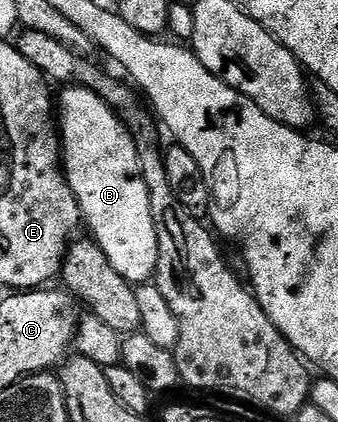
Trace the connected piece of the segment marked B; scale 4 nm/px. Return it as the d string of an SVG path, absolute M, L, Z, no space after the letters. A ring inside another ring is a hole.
M72 84L67 87L68 90L64 95L58 98L58 129L62 139L62 165L64 172L68 176L68 183L74 192L74 196L80 205L80 212L86 226L89 226L91 237L102 248L102 252L106 252L106 260L110 260L110 268L114 268L114 272L118 272L118 276L122 276L128 282L133 284L143 284L155 275L156 265L158 264L158 236L156 235L156 225L154 224L154 216L150 212L150 192L146 188L146 180L142 176L142 168L140 167L140 157L136 151L136 141L132 139L132 134L128 127L120 120L119 114L109 108L102 99L94 93L93 90L87 90L85 86Z

